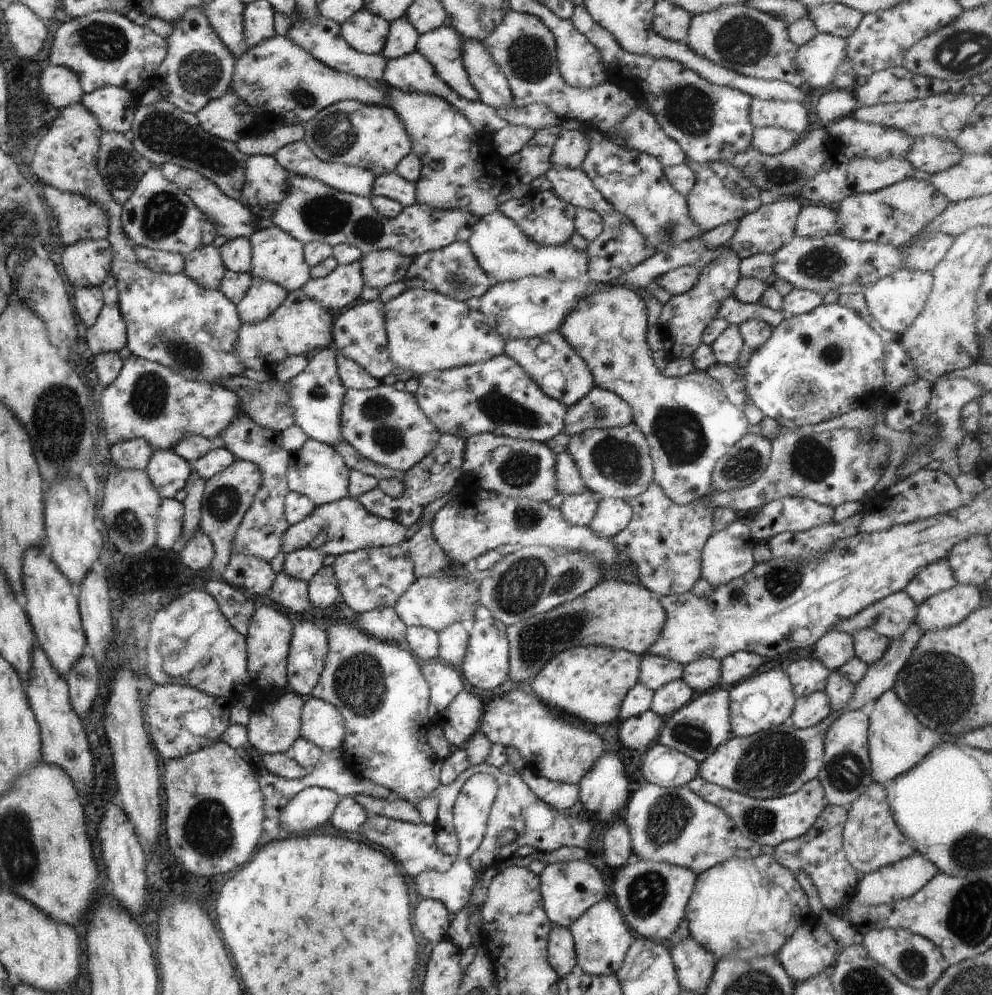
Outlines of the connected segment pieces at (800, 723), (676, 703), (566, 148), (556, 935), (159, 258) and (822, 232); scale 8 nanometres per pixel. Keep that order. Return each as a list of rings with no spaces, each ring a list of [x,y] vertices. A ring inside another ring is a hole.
[[[813,692],[796,698],[789,723],[799,729],[810,728],[824,720],[831,712],[825,692]]]
[[[673,680],[653,691],[650,710],[657,716],[667,718],[688,704],[695,693],[683,680]]]
[[[572,125],[569,130],[559,130],[551,150],[550,164],[578,168],[583,162],[588,148],[589,138],[576,125]]]
[[[551,925],[546,939],[546,958],[558,979],[571,973],[576,966],[573,940],[568,928]]]
[[[125,235],[127,244],[130,245],[137,262],[141,262],[144,268],[149,268],[153,272],[164,274],[180,274],[184,272],[184,256],[166,251],[150,250],[145,246],[133,244],[133,240]]]
[[[808,202],[797,214],[793,233],[801,237],[823,237],[837,234],[838,229],[834,207]]]

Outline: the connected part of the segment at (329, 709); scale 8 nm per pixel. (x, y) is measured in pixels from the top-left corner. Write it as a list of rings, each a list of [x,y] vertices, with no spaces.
[[[309,696],[302,705],[300,722],[299,737],[321,748],[325,756],[341,746],[345,724],[335,706]]]

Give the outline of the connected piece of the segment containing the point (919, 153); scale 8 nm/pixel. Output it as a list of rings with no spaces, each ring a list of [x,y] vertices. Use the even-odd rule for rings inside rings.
[[[923,136],[913,139],[911,148],[903,159],[907,160],[913,169],[931,176],[957,164],[962,154],[954,142],[939,140],[935,136]]]

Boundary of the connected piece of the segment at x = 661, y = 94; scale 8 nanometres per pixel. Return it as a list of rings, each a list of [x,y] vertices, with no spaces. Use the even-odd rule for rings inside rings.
[[[573,6],[572,16],[568,20],[599,52],[605,70],[605,81],[623,88],[638,103],[647,104],[659,129],[681,148],[688,161],[721,162],[751,147],[753,133],[753,126],[749,123],[751,98],[747,94],[729,86],[719,87],[711,84],[679,62],[652,58],[647,54],[625,52],[605,28],[601,28],[593,21],[585,6]]]

